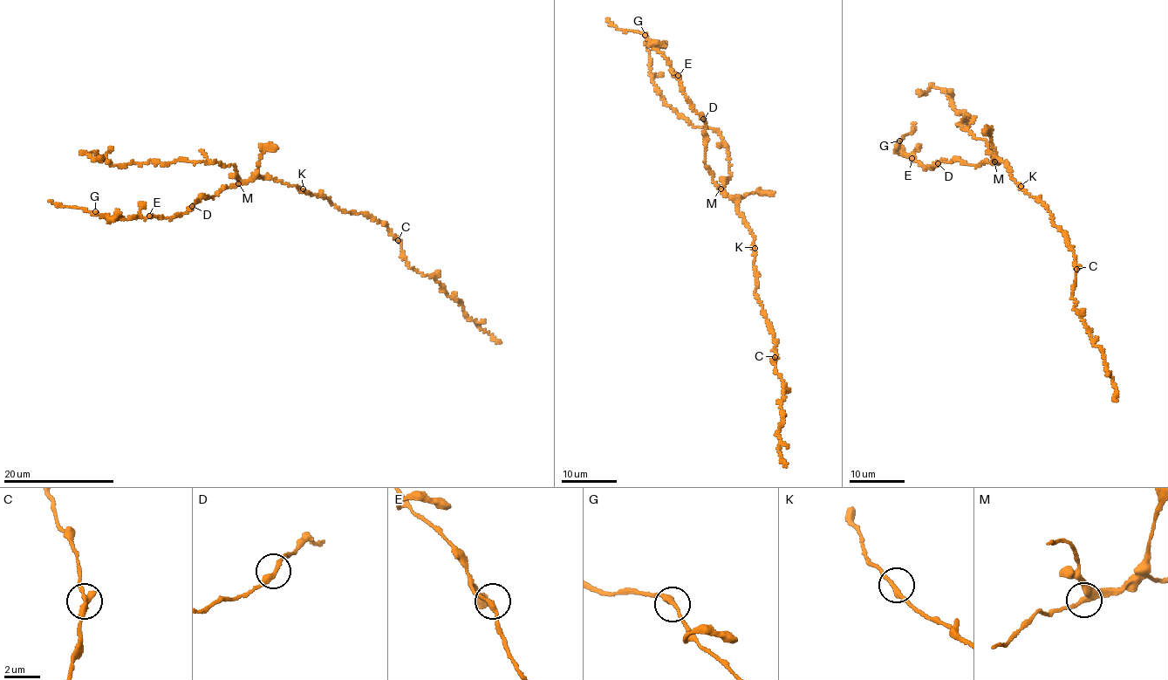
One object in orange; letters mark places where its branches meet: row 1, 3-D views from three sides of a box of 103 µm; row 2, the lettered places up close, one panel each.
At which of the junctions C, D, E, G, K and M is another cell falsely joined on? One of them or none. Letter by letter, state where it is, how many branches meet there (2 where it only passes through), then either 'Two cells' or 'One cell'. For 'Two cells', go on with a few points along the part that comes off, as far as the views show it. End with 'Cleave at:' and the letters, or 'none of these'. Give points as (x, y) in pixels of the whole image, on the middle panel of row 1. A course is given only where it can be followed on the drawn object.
C: Place: (775, 357). Branches: 2. One cell
D: Place: (703, 119). Branches: 2. One cell
E: Place: (678, 75). Branches: 2. One cell
G: Place: (645, 35). Branches: 2. One cell
K: Place: (754, 248). Branches: 2. One cell
M: Place: (720, 188). Branches: 3. One cell
Cleave at: none of these

